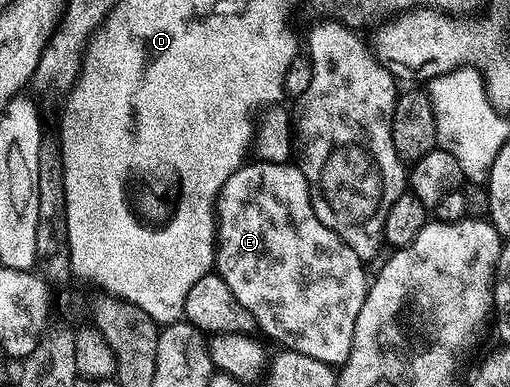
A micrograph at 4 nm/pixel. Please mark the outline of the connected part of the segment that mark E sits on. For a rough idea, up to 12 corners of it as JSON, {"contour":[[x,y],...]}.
{"contour":[[297,163],[218,192],[217,275],[283,349],[345,364],[367,265]]}

